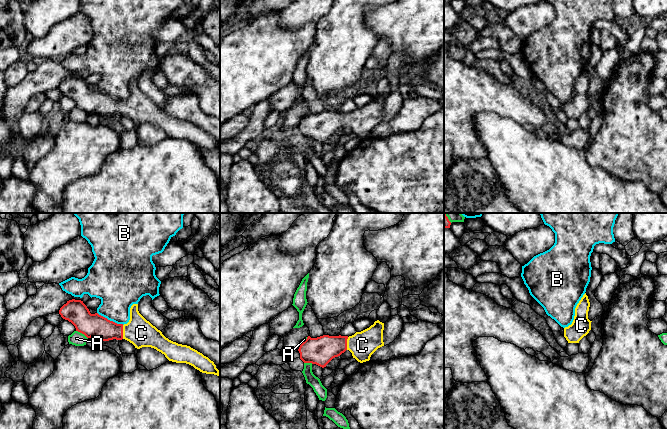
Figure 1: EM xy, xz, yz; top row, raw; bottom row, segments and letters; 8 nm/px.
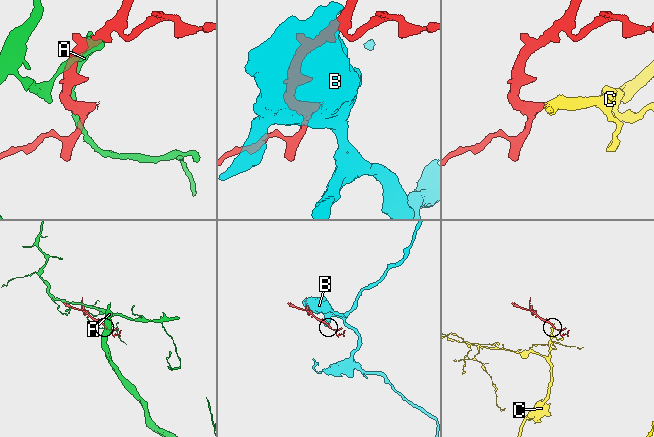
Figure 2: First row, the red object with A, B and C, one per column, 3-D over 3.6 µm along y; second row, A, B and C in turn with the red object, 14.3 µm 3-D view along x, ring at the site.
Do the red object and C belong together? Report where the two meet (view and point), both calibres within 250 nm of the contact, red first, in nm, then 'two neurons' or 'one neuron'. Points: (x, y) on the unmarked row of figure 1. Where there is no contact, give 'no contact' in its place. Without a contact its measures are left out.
xy (122, 108) | 190/220 nm | one neuron

